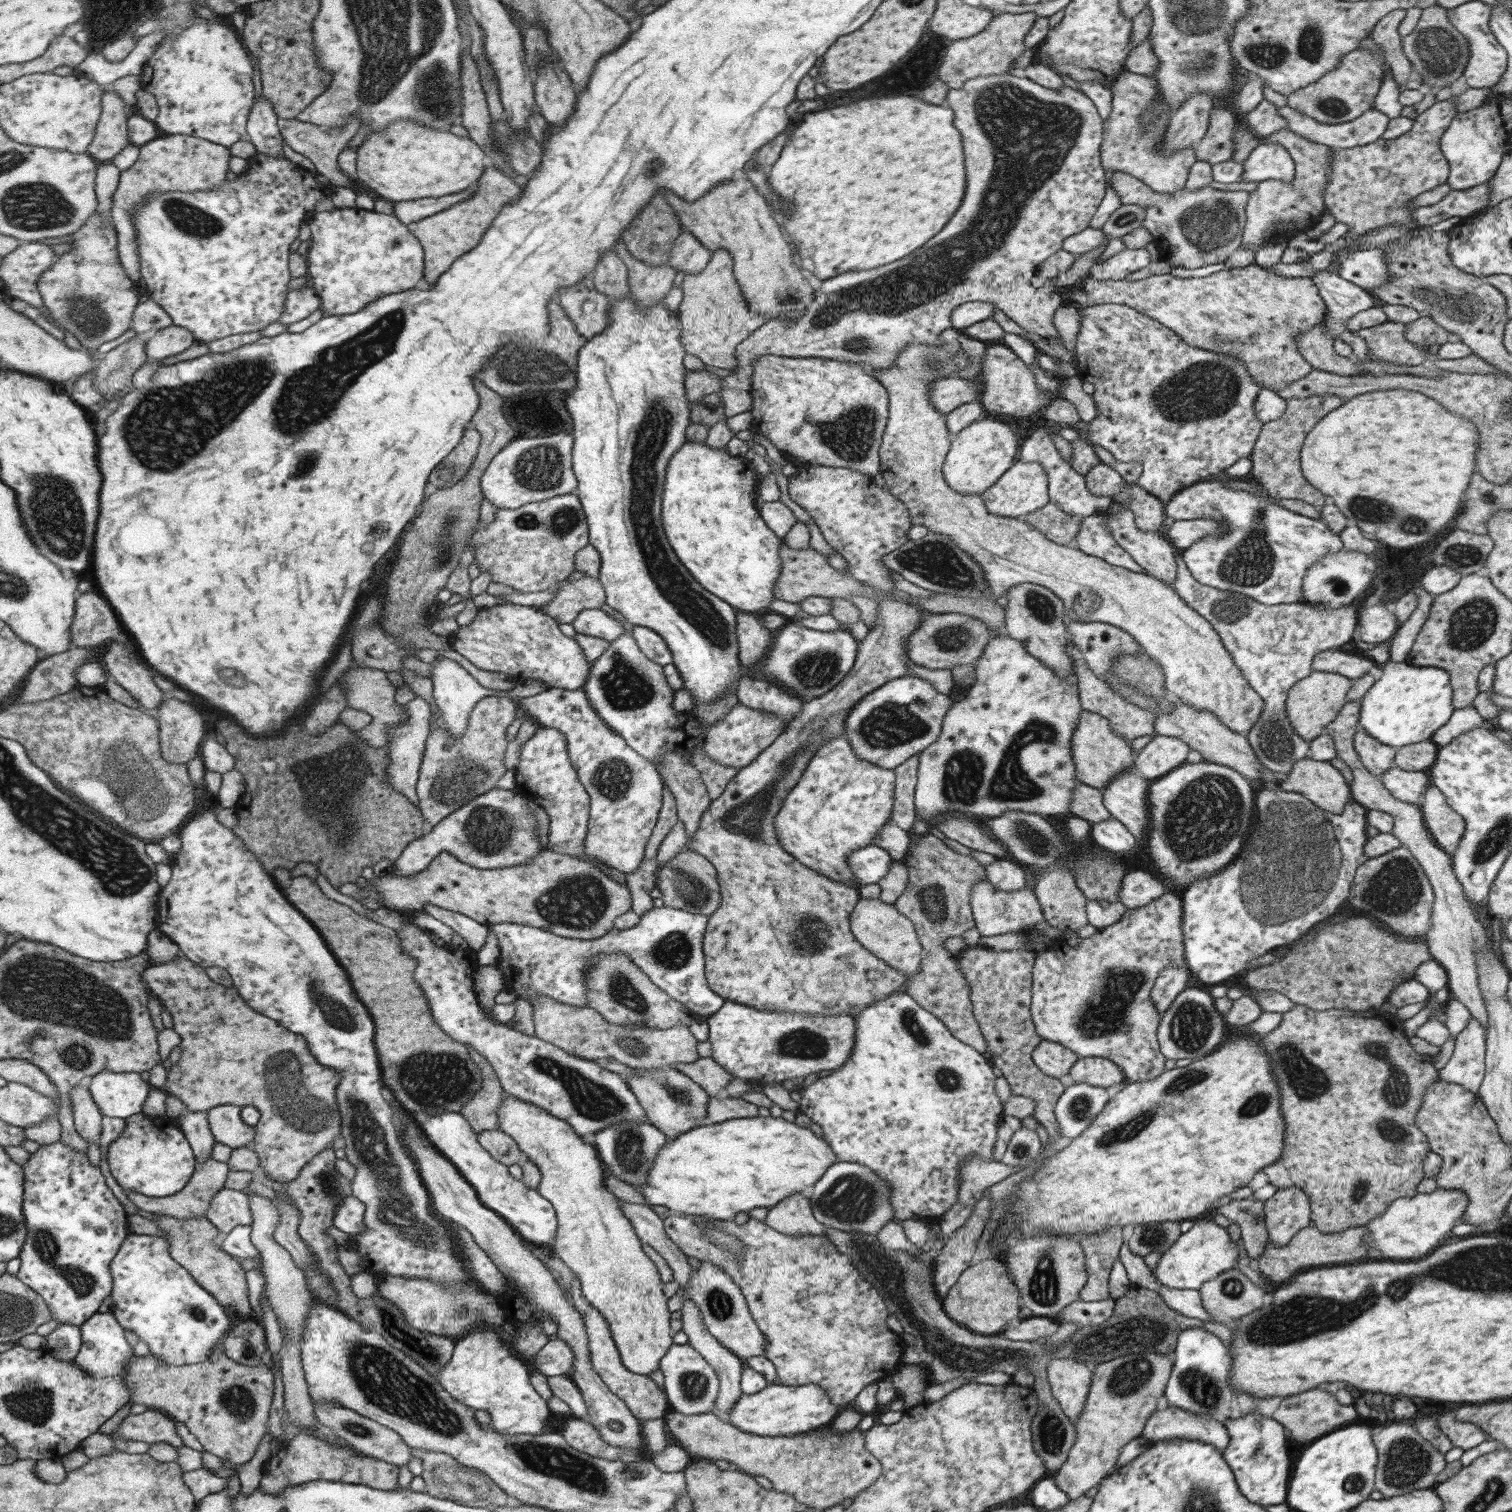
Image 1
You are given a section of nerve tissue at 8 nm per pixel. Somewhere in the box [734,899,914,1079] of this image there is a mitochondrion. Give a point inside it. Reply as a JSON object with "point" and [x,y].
{"point":[800,1042]}

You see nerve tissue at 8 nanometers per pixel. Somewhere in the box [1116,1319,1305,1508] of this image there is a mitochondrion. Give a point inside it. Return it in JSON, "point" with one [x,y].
{"point":[1201,1388]}

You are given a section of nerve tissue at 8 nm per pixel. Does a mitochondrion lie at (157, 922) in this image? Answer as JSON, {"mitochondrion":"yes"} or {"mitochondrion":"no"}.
{"mitochondrion":"no"}

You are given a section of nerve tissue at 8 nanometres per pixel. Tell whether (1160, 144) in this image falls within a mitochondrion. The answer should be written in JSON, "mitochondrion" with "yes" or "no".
{"mitochondrion":"no"}

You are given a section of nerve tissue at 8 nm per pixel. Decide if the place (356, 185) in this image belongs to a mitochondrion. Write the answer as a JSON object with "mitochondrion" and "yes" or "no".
{"mitochondrion":"no"}

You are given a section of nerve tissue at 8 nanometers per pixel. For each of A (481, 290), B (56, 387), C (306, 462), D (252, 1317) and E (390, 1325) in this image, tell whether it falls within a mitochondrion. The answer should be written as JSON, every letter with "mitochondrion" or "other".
{"A":"other","B":"other","C":"mitochondrion","D":"other","E":"mitochondrion"}

